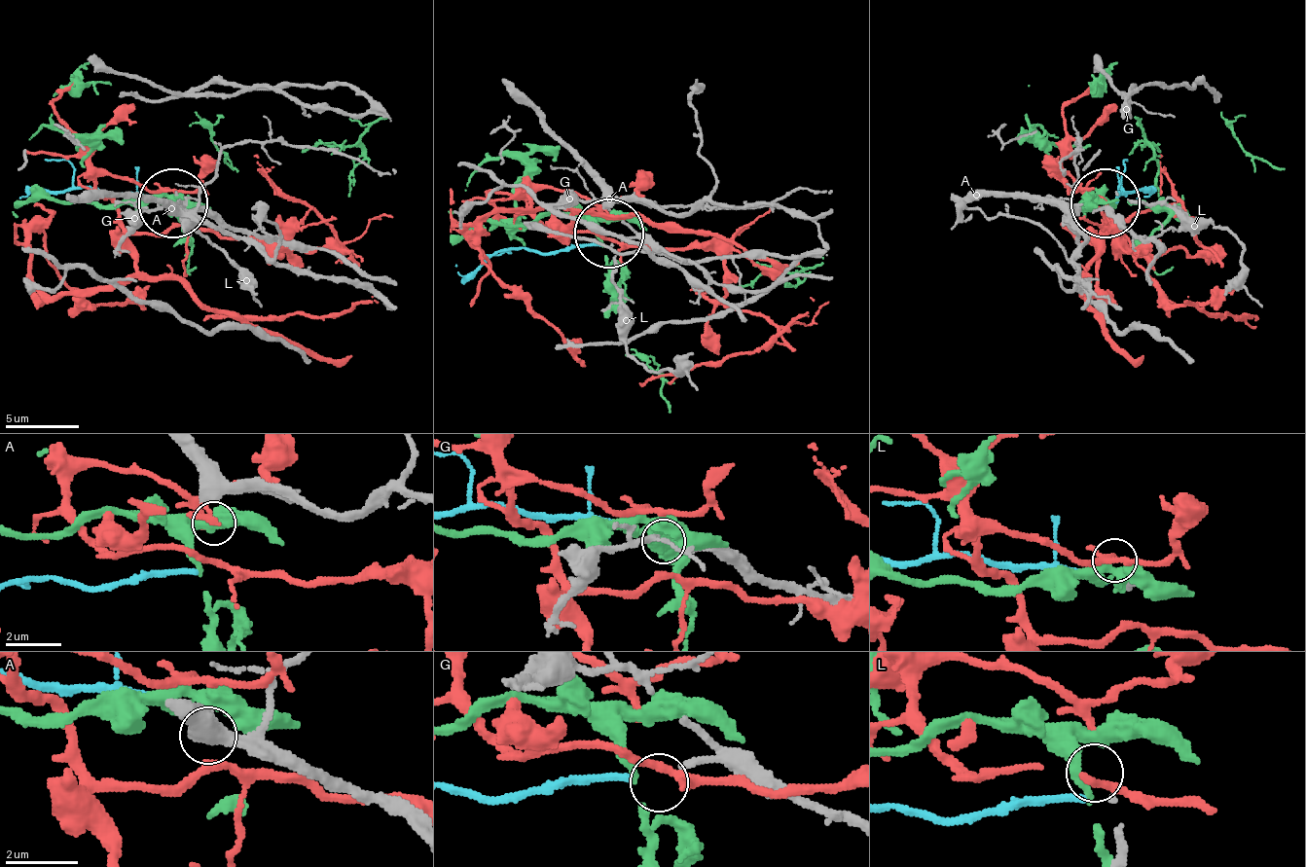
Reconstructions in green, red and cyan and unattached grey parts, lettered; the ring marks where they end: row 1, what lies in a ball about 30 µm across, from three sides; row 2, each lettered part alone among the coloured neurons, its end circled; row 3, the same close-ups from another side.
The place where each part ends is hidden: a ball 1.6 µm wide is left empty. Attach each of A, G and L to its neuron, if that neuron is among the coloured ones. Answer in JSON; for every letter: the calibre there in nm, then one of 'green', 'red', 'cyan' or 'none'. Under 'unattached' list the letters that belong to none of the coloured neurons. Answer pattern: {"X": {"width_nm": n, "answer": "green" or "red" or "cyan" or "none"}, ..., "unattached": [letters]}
{"A": {"width_nm": 400, "answer": "none"}, "G": {"width_nm": 190, "answer": "cyan"}, "L": {"width_nm": 110, "answer": "red"}, "unattached": ["A"]}

